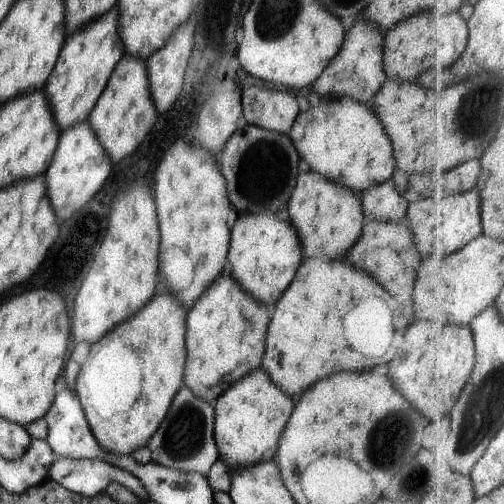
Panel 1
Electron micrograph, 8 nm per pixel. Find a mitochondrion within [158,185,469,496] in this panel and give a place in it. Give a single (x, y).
(388, 442)

